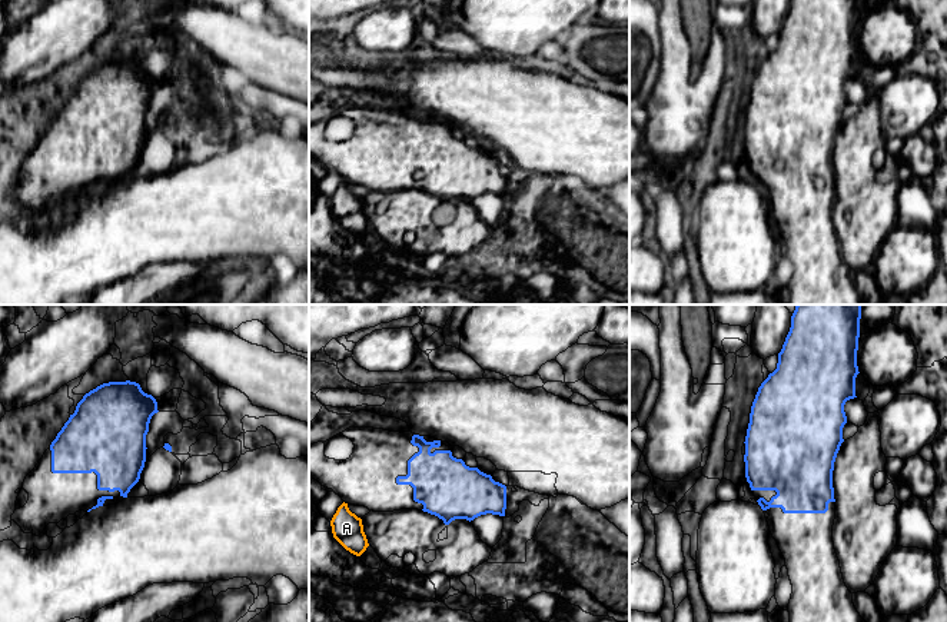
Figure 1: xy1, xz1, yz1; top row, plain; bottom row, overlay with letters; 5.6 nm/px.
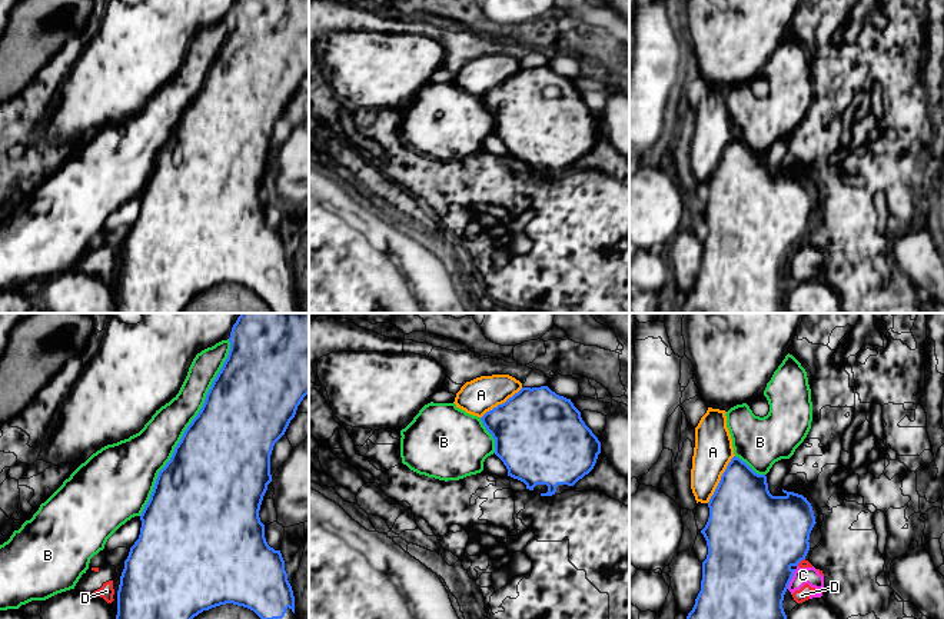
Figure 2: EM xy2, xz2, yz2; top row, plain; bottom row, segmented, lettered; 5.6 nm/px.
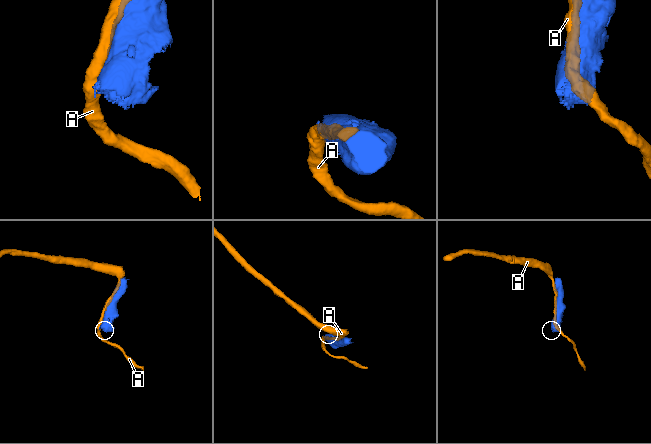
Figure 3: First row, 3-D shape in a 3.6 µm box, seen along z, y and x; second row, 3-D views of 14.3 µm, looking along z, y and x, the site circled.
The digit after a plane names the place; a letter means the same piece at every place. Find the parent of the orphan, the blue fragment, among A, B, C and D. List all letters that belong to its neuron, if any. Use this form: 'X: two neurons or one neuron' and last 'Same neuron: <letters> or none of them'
A: two neurons
B: two neurons
C: two neurons
D: two neurons
Same neuron: none of them

